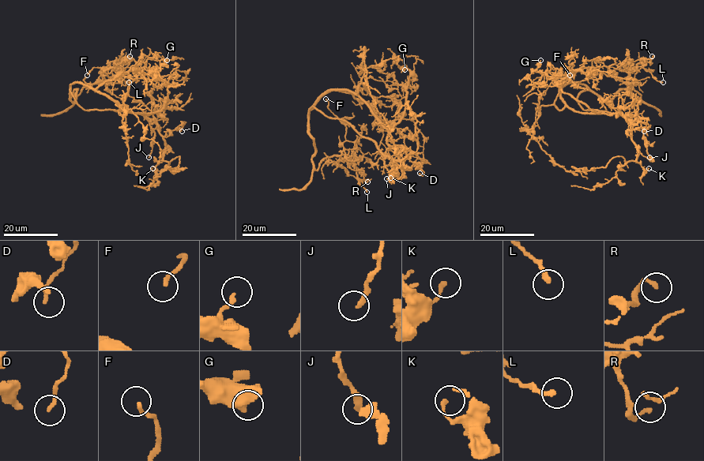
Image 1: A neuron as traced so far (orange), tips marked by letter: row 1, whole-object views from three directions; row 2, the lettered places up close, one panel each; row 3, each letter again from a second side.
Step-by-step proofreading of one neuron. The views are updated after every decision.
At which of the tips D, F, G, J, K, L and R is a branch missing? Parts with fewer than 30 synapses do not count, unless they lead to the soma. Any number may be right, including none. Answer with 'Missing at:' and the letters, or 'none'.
Missing at: none

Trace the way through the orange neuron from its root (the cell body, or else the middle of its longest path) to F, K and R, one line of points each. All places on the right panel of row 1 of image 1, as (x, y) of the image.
F: (577, 96), (592, 90), (608, 103), (621, 89), (640, 95), (626, 82), (595, 69), (582, 67), (570, 75)
K: (577, 96), (584, 110), (621, 113), (630, 123), (637, 161), (645, 170), (649, 168)
R: (577, 96), (592, 90), (608, 103), (626, 89), (640, 97), (626, 84), (629, 69), (633, 61), (652, 56)

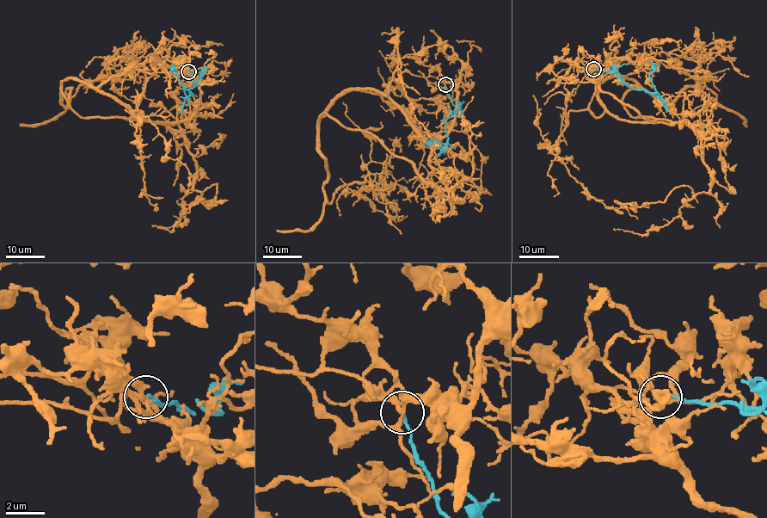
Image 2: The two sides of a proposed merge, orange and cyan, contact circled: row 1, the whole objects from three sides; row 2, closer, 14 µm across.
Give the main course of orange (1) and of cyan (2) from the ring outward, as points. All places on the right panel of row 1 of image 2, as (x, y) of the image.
1: (593, 69), (653, 121), (620, 120), (598, 87), (627, 76), (633, 117), (702, 138), (709, 189), (637, 219)
2: (593, 69), (613, 71), (632, 88), (657, 95), (650, 77), (653, 69), (649, 61)

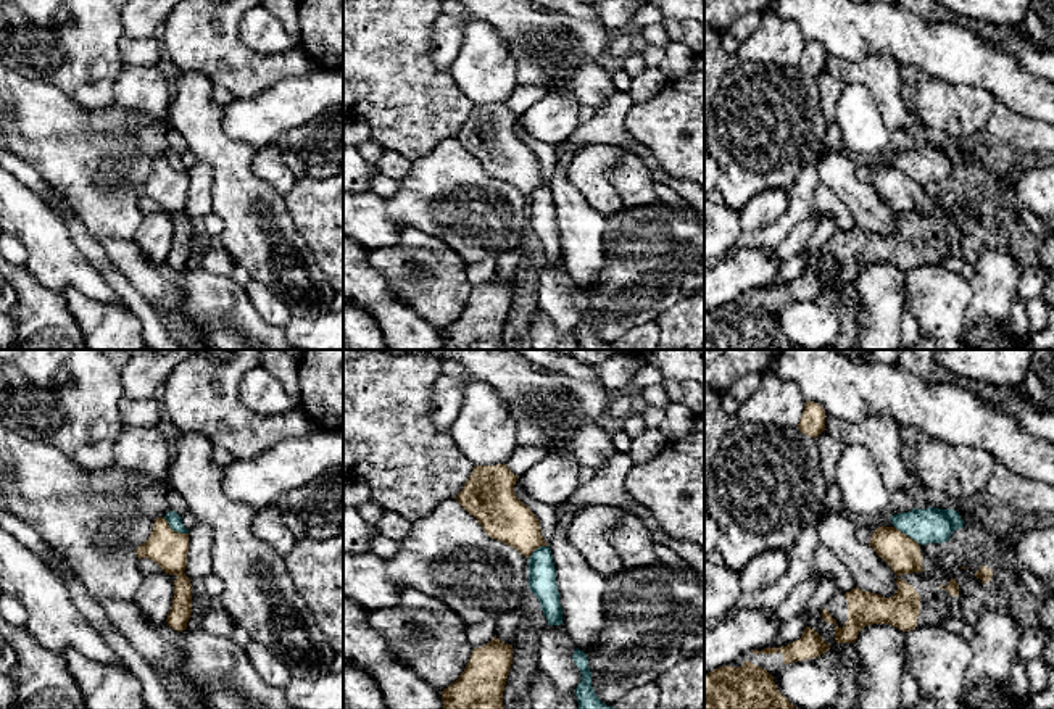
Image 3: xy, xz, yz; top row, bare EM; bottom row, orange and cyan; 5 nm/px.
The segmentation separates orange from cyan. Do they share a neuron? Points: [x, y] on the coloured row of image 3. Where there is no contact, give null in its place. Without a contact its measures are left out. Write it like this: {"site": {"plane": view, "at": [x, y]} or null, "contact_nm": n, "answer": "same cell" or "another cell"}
{"site": {"plane": "xy", "at": [173, 530]}, "contact_nm": 150, "answer": "another cell"}

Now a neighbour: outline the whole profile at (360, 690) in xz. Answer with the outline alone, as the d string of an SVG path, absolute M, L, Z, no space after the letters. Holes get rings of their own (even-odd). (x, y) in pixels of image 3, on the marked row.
M343 662L343 709L387 709L372 675L350 662Z

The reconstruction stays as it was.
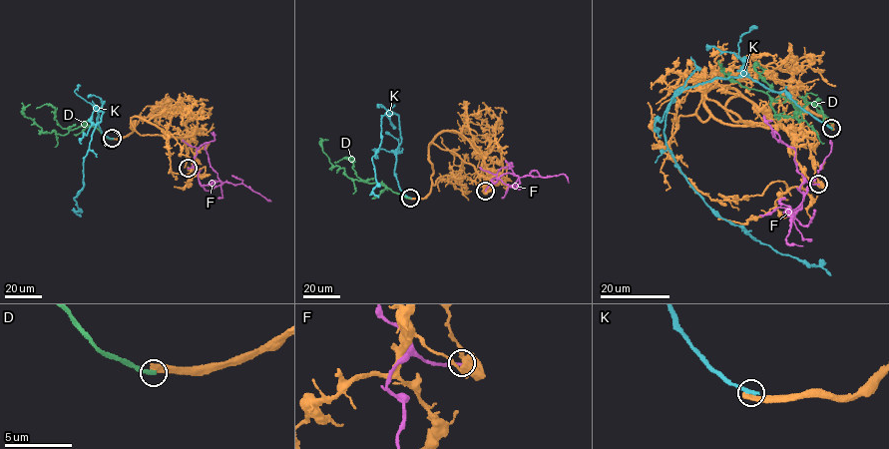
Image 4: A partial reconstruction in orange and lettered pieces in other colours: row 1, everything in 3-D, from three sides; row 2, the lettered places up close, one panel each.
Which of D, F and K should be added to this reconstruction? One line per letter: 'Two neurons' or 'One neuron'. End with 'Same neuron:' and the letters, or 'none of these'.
D: Two neurons
F: Two neurons
K: Two neurons
Same neuron: none of these

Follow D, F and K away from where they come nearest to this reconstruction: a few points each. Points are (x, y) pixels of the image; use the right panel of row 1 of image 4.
D: (831, 129), (821, 108), (811, 103), (799, 122), (795, 115), (774, 116), (771, 98), (732, 80), (721, 63)
F: (818, 184), (804, 183), (800, 209), (793, 217), (784, 212), (792, 211), (786, 241), (802, 245)
K: (831, 128), (785, 92), (746, 76), (682, 89), (665, 129), (678, 169), (722, 218), (830, 274)

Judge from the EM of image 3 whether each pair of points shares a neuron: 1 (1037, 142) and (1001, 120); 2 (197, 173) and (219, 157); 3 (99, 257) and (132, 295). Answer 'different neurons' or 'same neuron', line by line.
1: same neuron
2: different neurons
3: same neuron

